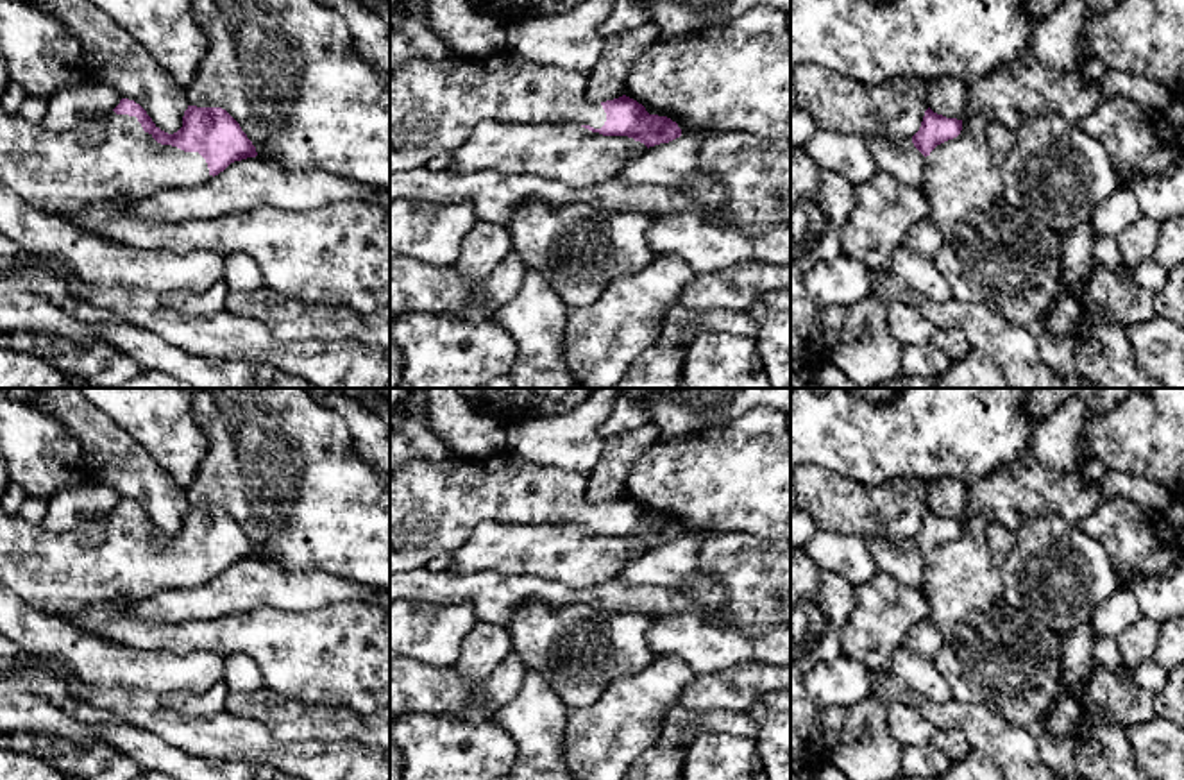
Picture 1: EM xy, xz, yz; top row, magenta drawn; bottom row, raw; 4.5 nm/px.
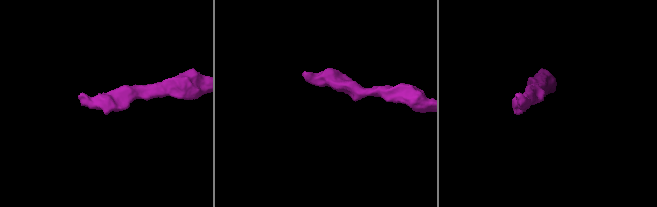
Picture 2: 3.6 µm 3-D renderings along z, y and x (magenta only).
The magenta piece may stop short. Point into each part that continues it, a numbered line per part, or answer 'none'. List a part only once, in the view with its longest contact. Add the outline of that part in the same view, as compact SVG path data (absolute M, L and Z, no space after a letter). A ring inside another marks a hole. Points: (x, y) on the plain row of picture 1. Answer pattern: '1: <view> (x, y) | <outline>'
1: xy (54, 573) | M0 506L0 585L41 614L64 617L95 601L145 599L166 589L195 589L207 576L207 564L199 553L157 544L136 517L111 512L104 515L100 538L86 542L73 530L55 533L18 515L9 517Z

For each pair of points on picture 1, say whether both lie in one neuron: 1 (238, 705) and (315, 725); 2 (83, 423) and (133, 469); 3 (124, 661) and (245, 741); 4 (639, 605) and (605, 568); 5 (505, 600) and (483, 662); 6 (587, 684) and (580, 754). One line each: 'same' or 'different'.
1: same
2: same
3: different
4: different
5: different
6: different

